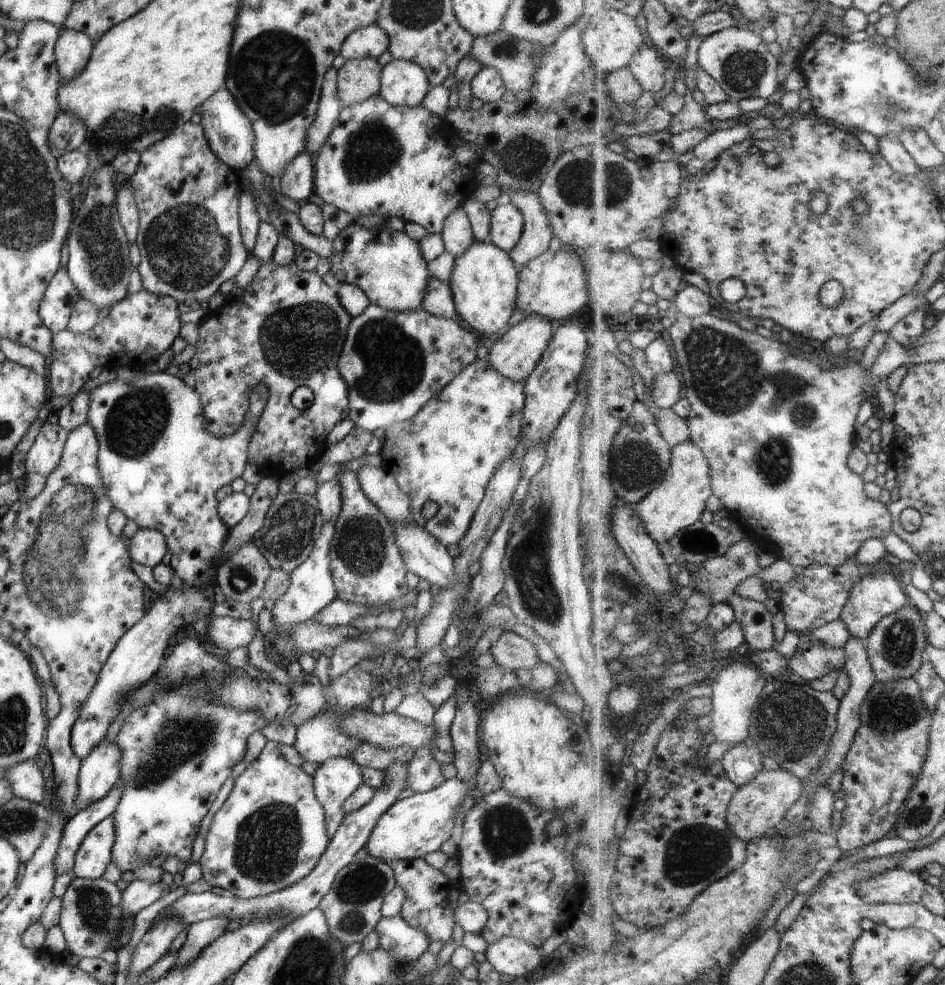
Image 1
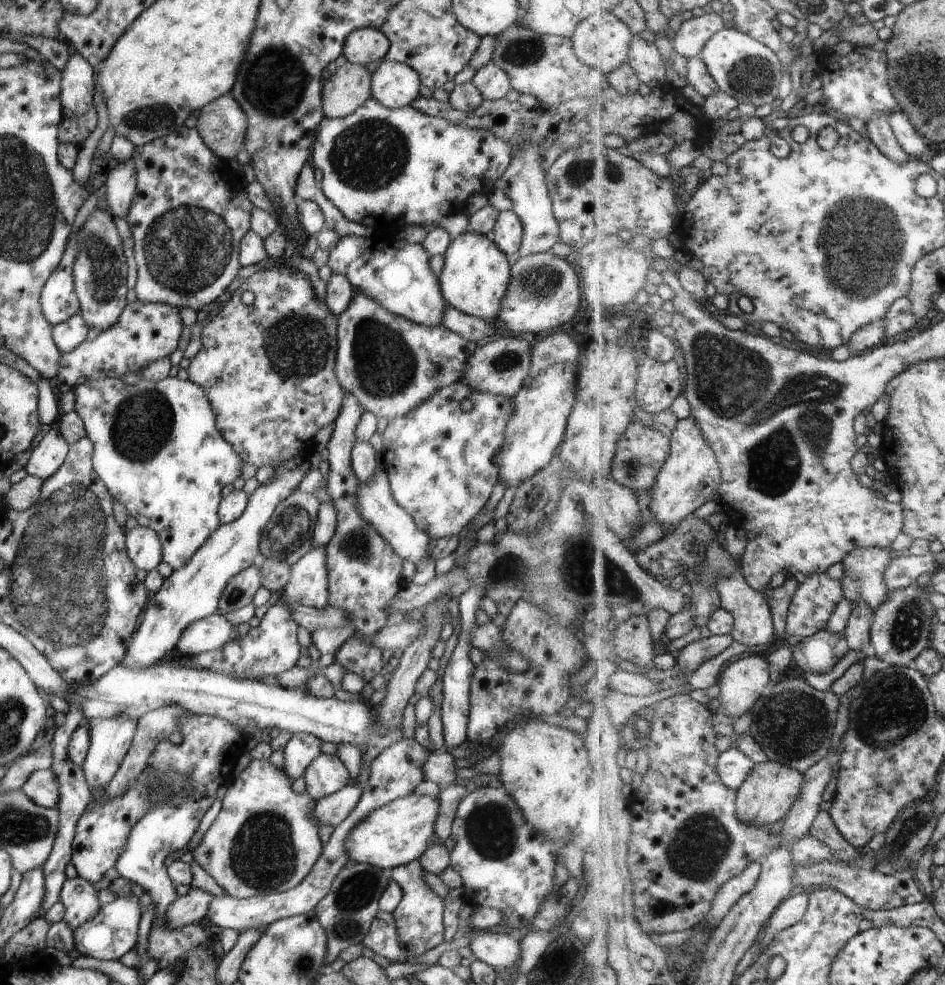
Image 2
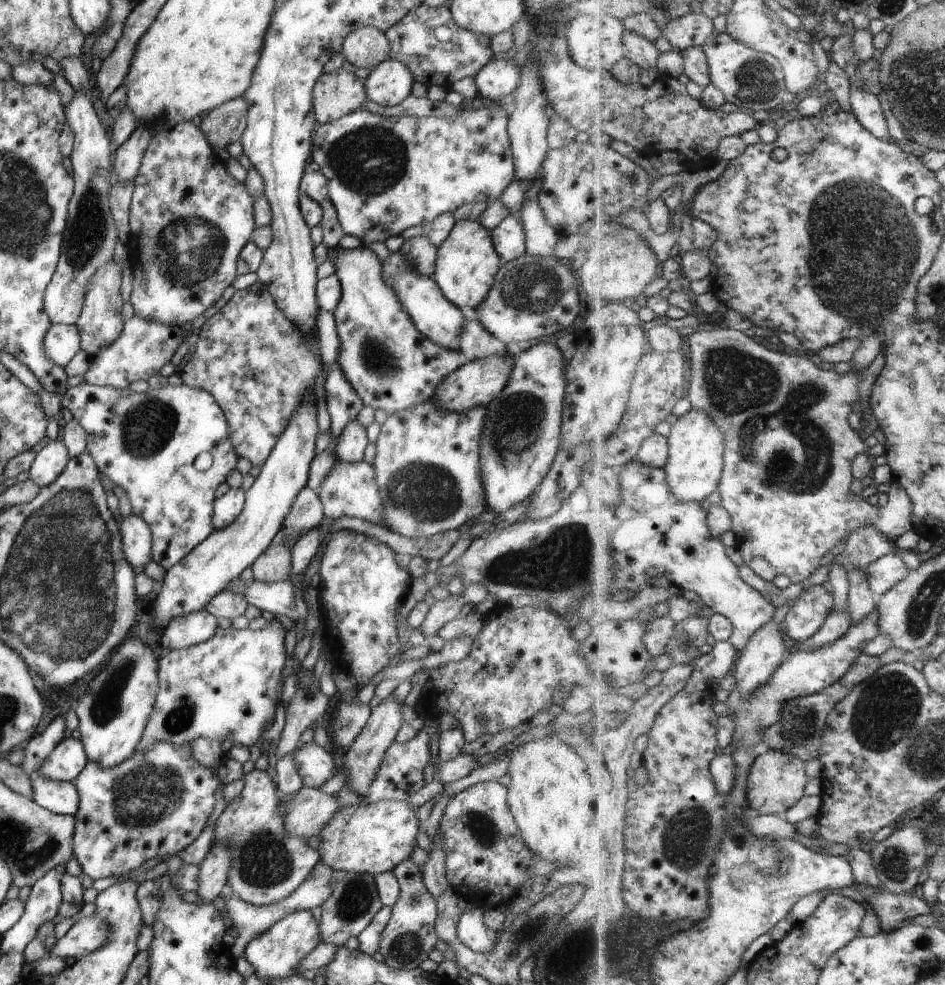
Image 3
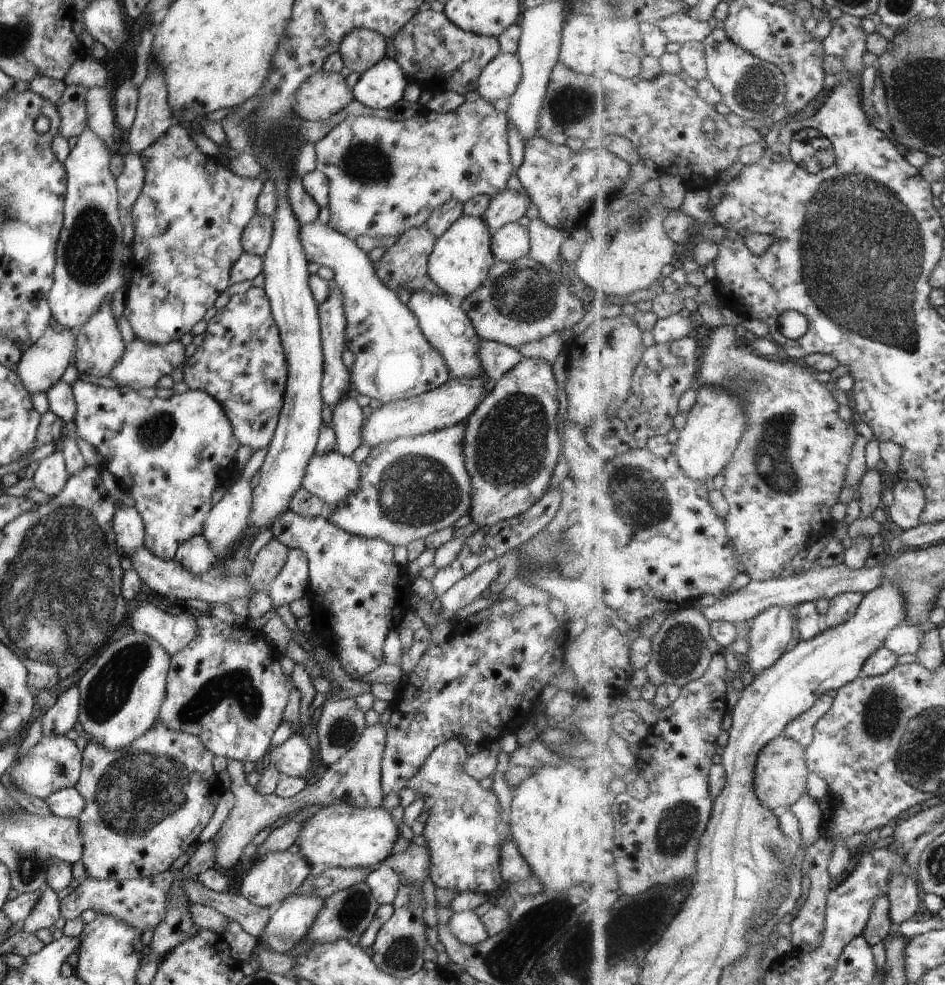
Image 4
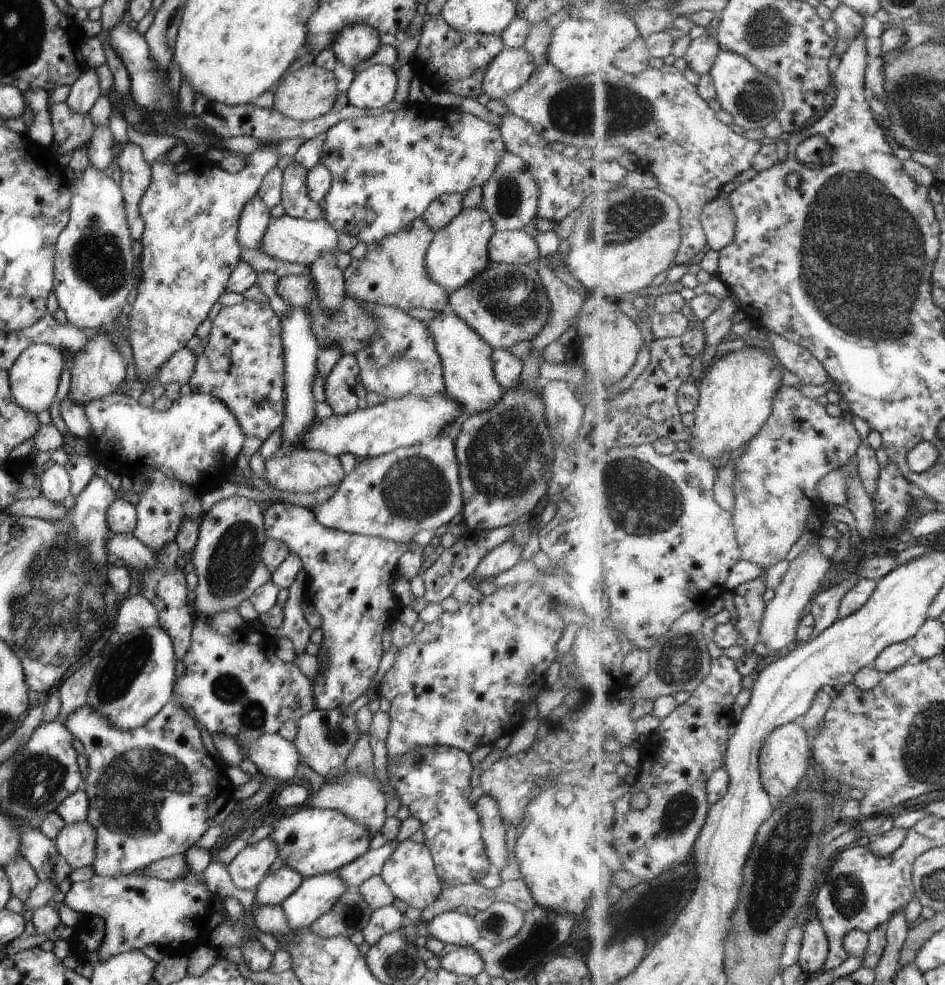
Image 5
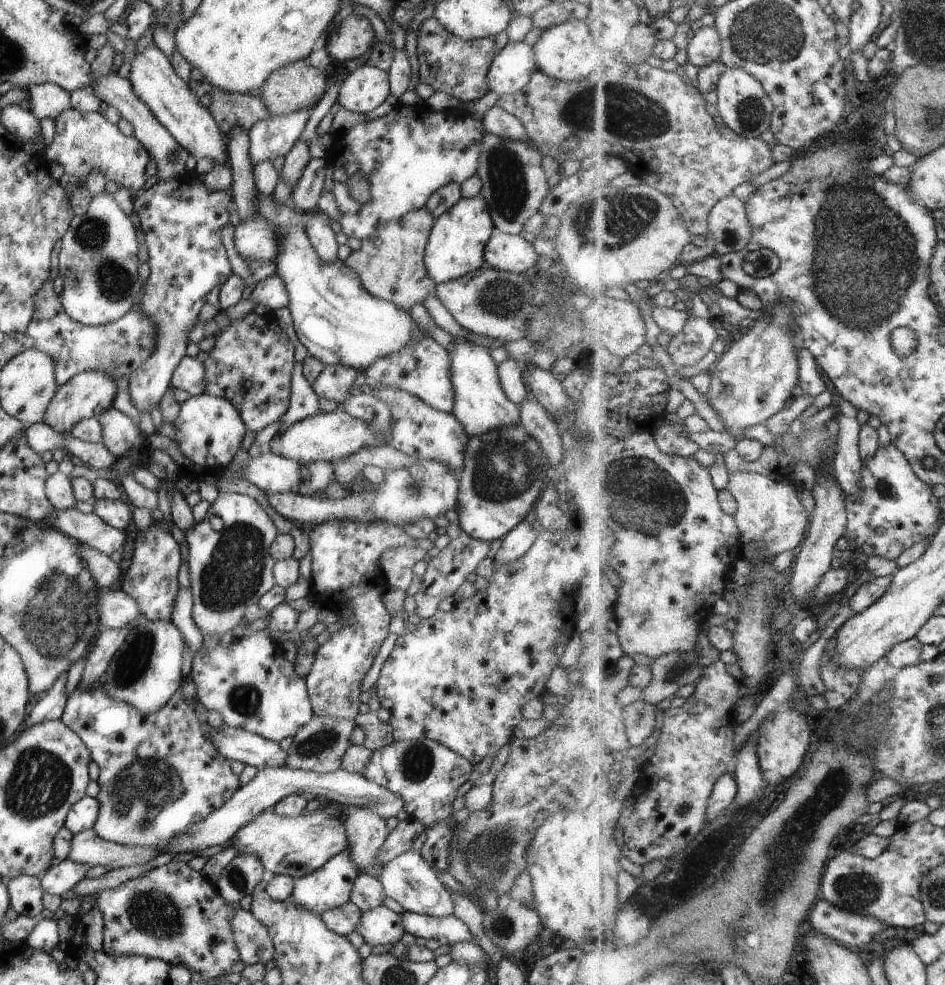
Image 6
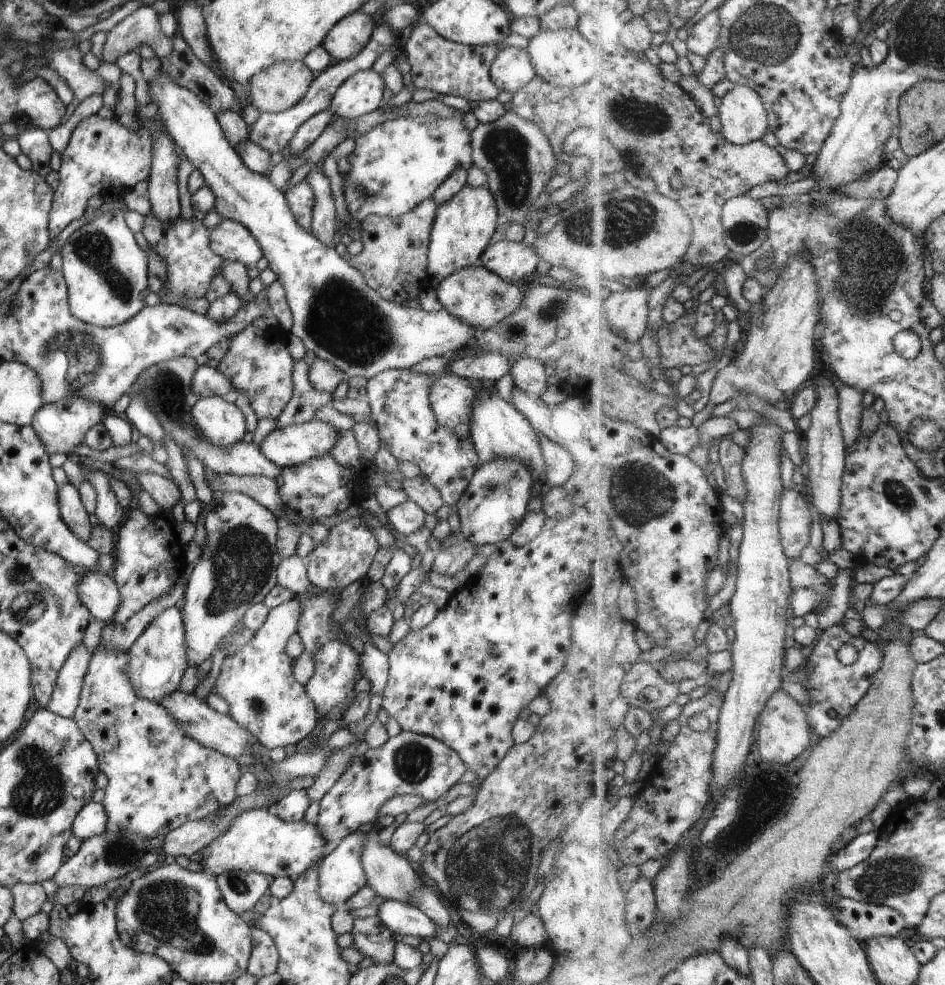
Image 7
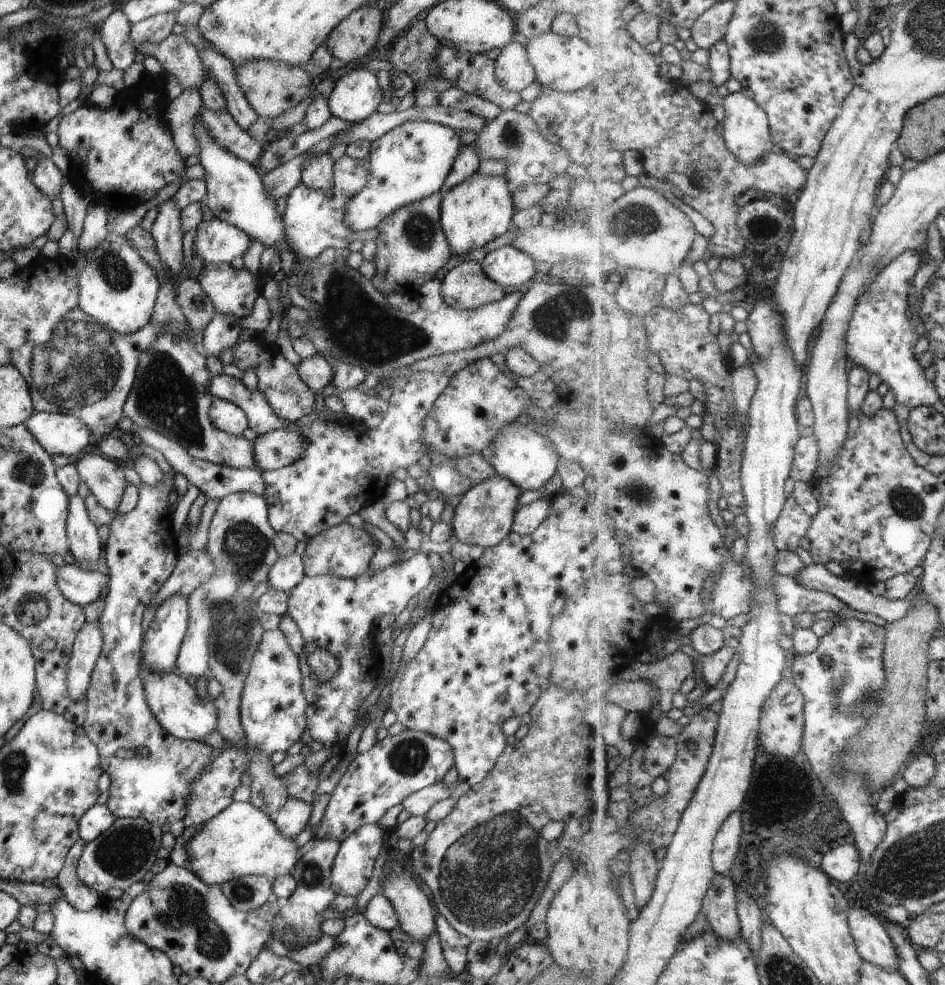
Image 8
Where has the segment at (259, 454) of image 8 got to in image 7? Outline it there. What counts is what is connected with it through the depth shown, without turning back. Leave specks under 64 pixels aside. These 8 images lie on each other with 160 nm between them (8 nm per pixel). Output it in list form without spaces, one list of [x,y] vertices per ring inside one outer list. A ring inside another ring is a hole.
[[[311,418],[311,420],[307,420],[307,422],[291,424],[269,432],[269,434],[261,440],[259,448],[261,455],[265,456],[265,459],[269,460],[269,462],[273,462],[273,464],[276,464],[276,466],[279,466],[281,469],[291,468],[307,460],[319,458],[319,456],[323,456],[323,454],[329,454],[339,437],[339,432],[340,431],[331,426],[331,424]]]

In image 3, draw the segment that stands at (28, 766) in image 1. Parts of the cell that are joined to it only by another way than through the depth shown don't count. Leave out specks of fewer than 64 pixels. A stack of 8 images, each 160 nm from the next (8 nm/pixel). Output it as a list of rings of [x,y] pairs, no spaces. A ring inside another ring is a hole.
[[[36,774],[32,777],[32,800],[58,815],[71,815],[78,809],[78,794],[72,781],[52,781]]]

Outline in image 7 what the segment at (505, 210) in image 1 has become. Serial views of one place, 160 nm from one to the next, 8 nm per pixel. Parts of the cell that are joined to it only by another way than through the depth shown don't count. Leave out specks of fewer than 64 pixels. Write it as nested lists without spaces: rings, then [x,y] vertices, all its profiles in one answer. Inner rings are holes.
[[[509,240],[489,243],[480,259],[486,270],[513,283],[529,276],[539,261],[531,247]]]

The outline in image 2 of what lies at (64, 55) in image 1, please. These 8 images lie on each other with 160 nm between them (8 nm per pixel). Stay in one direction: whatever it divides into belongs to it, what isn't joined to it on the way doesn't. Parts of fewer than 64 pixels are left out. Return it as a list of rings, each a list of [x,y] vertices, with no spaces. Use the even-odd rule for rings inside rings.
[[[70,46],[68,49],[69,60],[60,72],[60,103],[62,116],[76,119],[92,106],[95,68],[75,48]]]

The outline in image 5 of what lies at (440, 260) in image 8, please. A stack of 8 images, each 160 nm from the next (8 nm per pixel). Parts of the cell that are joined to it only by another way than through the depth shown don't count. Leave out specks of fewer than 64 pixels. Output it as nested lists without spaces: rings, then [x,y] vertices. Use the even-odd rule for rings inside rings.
[[[419,217],[394,234],[367,243],[365,256],[360,260],[351,259],[349,266],[342,271],[346,297],[360,302],[395,306],[403,311],[415,307],[433,311],[446,310],[449,292],[433,283],[425,269],[424,258],[433,236],[434,232]]]

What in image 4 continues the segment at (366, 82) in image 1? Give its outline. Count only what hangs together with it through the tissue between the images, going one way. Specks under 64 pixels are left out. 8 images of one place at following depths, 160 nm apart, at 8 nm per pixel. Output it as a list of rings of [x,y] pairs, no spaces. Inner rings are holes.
[[[321,68],[297,86],[293,96],[293,112],[303,121],[323,121],[345,108],[353,100],[353,92],[339,73]]]

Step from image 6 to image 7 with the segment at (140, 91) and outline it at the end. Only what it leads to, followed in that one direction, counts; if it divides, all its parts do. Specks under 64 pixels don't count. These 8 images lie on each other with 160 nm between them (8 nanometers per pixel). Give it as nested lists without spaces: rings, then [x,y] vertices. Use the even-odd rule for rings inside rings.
[[[161,70],[157,76],[147,81],[150,102],[157,106],[157,115],[165,127],[166,134],[183,152],[183,158],[205,178],[204,184],[211,188],[214,200],[214,212],[222,219],[243,224],[259,244],[261,256],[275,274],[277,282],[285,292],[285,299],[293,316],[293,325],[289,333],[303,343],[305,350],[313,352],[316,358],[333,364],[347,377],[362,376],[366,379],[383,370],[407,369],[421,358],[442,356],[465,347],[465,342],[475,334],[476,328],[461,324],[455,316],[450,316],[442,307],[437,311],[411,309],[380,298],[371,288],[366,287],[363,276],[353,266],[343,260],[333,247],[328,247],[301,228],[282,192],[276,190],[268,178],[255,174],[245,167],[239,156],[225,140],[217,121],[216,113],[207,107],[191,90],[177,86],[173,78],[165,76]]]

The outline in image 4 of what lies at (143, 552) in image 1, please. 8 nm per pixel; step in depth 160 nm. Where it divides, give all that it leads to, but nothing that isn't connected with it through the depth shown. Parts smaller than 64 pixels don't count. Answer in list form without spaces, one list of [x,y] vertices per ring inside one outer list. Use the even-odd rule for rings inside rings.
[[[118,504],[112,516],[112,528],[121,555],[128,557],[133,550],[143,546],[145,524],[135,508]]]

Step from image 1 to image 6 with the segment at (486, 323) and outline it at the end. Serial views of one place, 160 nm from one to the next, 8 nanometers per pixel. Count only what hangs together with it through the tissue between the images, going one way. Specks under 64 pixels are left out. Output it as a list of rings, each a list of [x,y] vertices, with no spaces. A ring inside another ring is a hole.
[[[480,195],[459,198],[449,210],[434,218],[423,254],[427,277],[437,286],[461,276],[469,276],[484,266],[484,249],[495,231],[487,206]]]

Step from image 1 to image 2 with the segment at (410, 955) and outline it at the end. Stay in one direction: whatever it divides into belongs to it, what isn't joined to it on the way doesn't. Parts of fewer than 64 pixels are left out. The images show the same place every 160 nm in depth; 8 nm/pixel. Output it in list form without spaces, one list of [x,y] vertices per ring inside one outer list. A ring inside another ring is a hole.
[[[377,911],[371,919],[369,930],[361,940],[362,946],[370,948],[375,954],[394,960],[404,962],[407,960],[403,945],[398,942],[396,930],[394,929],[394,918],[390,912]]]

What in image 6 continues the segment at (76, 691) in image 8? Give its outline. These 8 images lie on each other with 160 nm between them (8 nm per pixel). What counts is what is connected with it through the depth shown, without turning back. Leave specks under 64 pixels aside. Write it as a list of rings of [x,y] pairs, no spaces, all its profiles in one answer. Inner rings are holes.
[[[61,672],[59,678],[53,682],[53,686],[45,692],[45,696],[35,702],[35,705],[26,716],[27,718],[23,720],[22,730],[27,730],[33,724],[39,724],[39,722],[45,720],[60,719],[63,706],[67,702],[65,696],[66,677],[66,672]]]

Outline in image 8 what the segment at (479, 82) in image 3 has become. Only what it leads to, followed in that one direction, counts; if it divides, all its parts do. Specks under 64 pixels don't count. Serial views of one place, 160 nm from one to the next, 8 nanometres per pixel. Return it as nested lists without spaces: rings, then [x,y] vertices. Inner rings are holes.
[[[513,40],[501,48],[494,62],[494,76],[501,89],[517,93],[533,83],[534,70],[527,60],[526,48]]]

